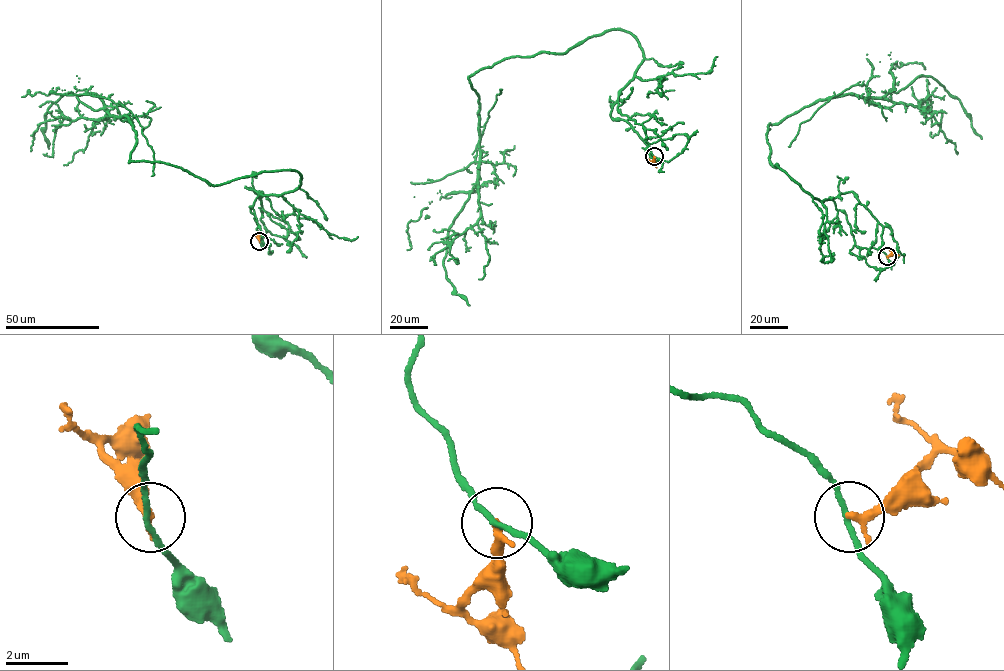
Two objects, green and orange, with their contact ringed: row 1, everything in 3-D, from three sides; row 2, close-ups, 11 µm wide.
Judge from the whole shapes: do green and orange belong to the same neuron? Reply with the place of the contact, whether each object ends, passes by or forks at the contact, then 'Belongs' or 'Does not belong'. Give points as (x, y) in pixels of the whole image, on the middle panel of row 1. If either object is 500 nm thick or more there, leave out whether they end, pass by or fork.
Place: (654, 156). At the ring green passes by. At the ring orange ends. Does not belong

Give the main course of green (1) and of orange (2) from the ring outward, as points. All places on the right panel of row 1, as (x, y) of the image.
1: (886, 256), (772, 166), (768, 123), (922, 75), (981, 139)
2: (886, 256), (892, 252), (899, 255)

